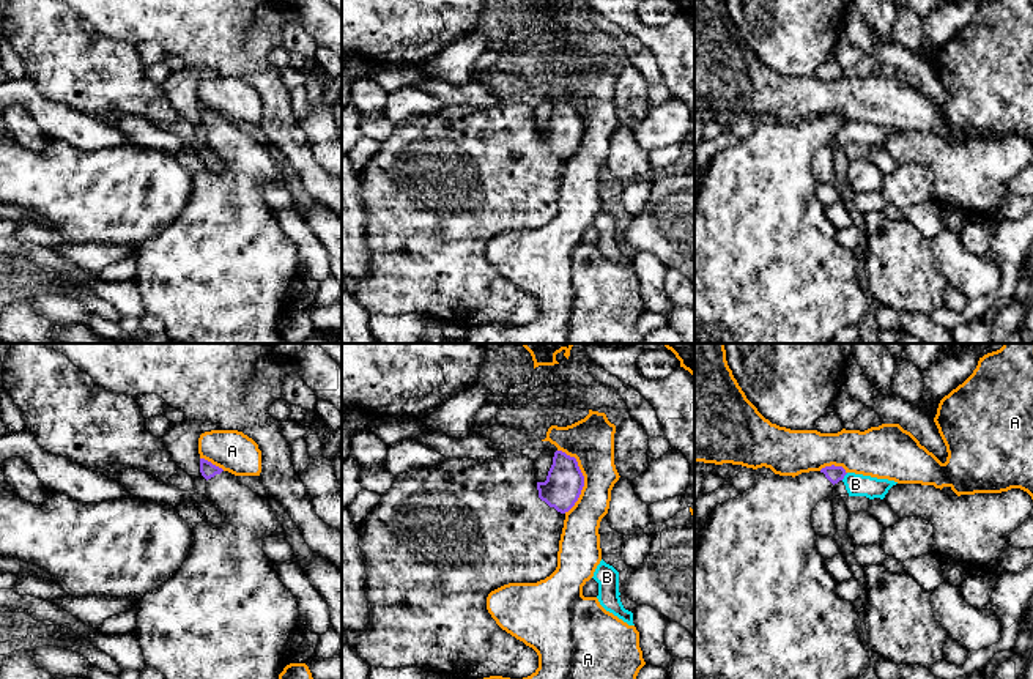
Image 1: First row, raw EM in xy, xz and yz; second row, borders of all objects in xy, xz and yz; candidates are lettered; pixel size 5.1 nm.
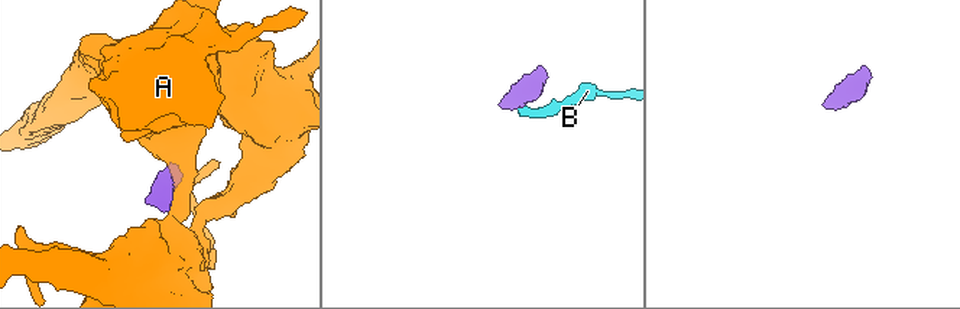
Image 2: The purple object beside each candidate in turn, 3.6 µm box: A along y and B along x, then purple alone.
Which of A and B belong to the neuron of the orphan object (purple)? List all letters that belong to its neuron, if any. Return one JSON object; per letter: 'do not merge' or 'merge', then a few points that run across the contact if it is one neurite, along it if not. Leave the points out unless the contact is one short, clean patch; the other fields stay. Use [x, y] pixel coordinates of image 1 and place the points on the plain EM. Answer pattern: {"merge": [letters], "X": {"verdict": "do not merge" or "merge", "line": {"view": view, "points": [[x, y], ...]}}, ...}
{"merge": [], "A": {"verdict": "do not merge"}, "B": {"verdict": "do not merge", "line": {"view": "yz", "points": [[847, 120], [841, 126]]}}}

